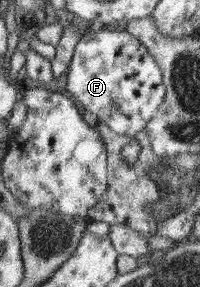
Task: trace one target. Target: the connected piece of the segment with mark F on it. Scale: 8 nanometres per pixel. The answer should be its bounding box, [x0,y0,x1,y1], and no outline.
[67,27,166,136]

